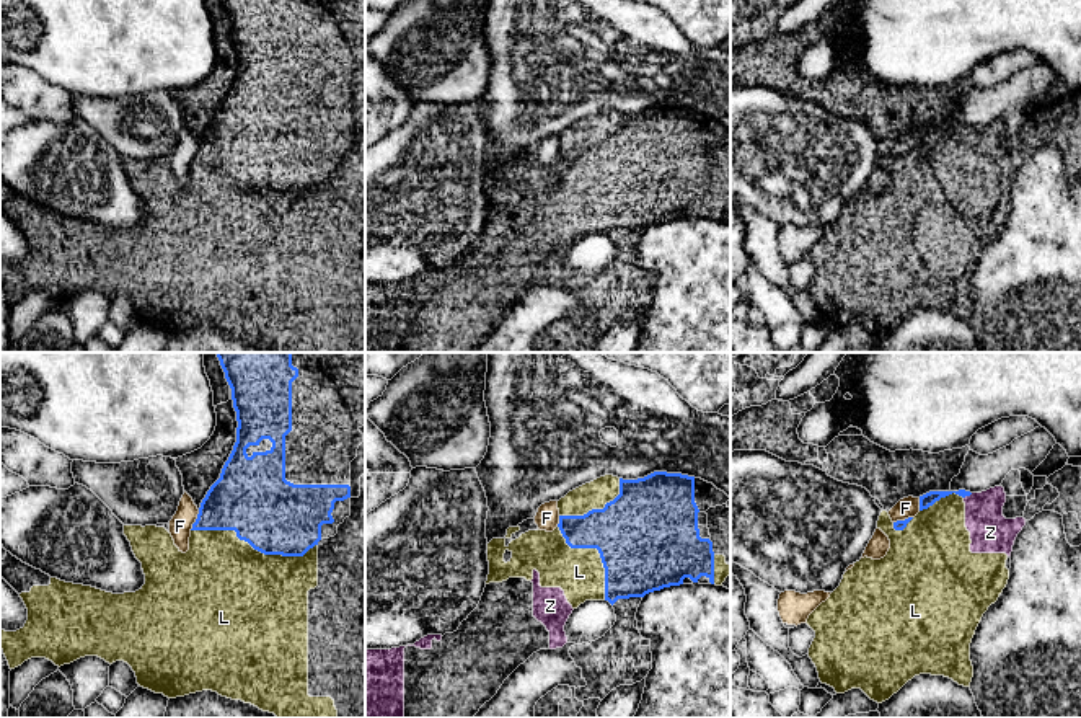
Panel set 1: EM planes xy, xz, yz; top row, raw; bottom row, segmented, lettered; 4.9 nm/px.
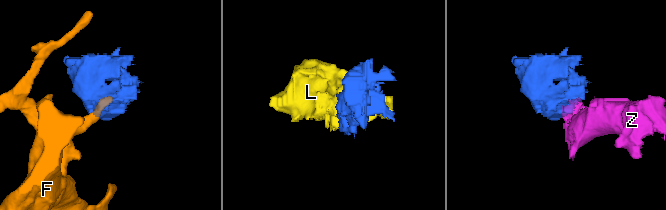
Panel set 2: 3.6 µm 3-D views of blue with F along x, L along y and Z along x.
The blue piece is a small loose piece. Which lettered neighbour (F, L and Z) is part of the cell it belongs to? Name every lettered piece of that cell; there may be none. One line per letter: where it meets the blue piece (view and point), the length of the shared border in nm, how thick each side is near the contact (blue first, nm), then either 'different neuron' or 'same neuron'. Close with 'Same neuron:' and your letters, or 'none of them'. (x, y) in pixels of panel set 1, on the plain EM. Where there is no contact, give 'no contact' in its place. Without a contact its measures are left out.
F: meets blue in xy at (196, 154); contact 120 nm long; 320 nm thick on the blue side, 110 nm on the other; different neuron
L: meets blue in xy at (253, 181); contact 650 nm long; 380 nm thick on the blue side, 500 nm on the other; same neuron
Z: meets blue in yz at (967, 129); contact 50 nm long; 70 nm thick on the blue side, 200 nm on the other; same neuron
Same neuron: L, Z

